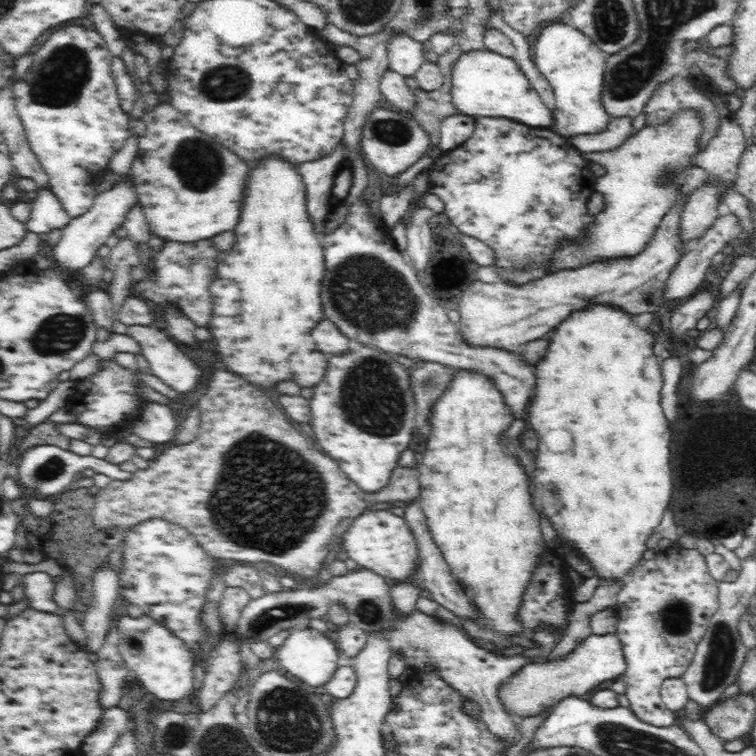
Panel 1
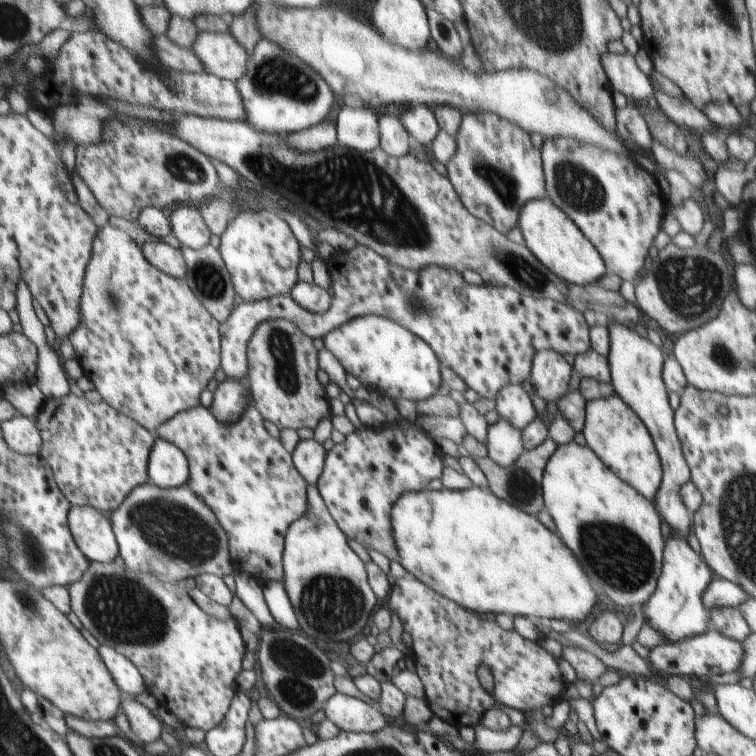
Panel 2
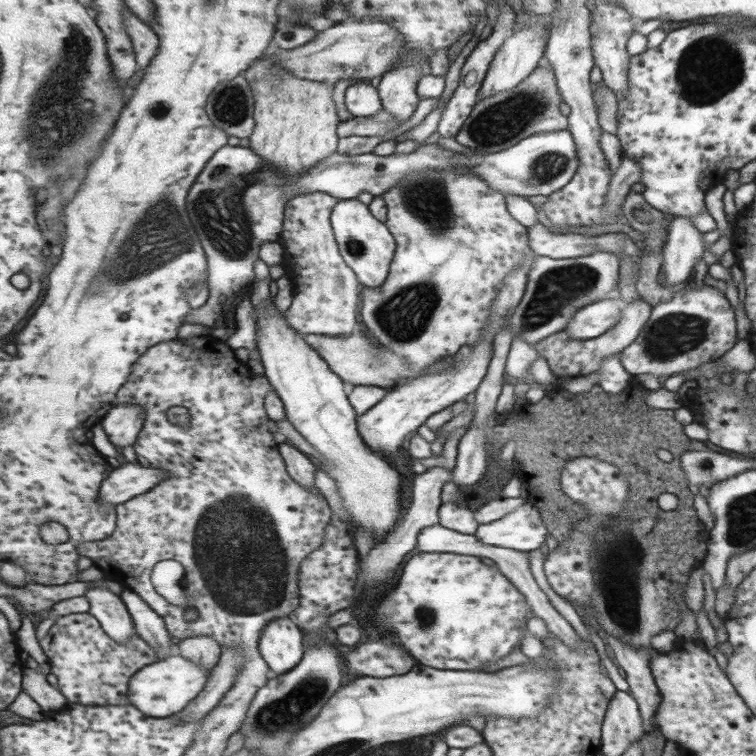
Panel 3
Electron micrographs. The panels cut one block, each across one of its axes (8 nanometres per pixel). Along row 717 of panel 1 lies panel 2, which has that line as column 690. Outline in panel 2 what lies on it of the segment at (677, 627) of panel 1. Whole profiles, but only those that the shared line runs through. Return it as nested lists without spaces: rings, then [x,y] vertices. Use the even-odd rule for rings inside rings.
[[[716,629],[708,630],[694,638],[674,642],[674,644],[658,645],[650,652],[644,651],[643,653],[656,672],[664,672],[669,675],[700,676],[704,681],[709,680],[712,676],[720,676],[726,672],[738,670],[744,660],[742,642],[728,638]]]

